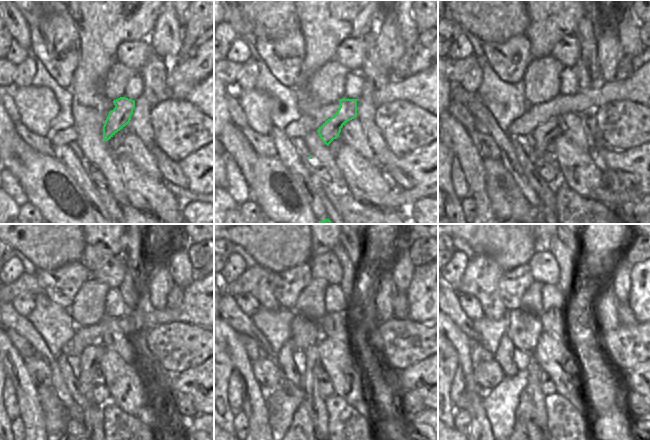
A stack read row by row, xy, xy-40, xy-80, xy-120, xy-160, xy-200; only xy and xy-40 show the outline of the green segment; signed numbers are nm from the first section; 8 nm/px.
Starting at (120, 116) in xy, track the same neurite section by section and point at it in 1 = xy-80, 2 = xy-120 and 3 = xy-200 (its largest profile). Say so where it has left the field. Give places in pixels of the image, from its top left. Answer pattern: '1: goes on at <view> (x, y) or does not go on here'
1: goes on at xy-80 (542, 138)
2: goes on at xy-120 (89, 361)
3: goes on at xy-200 (533, 387)

